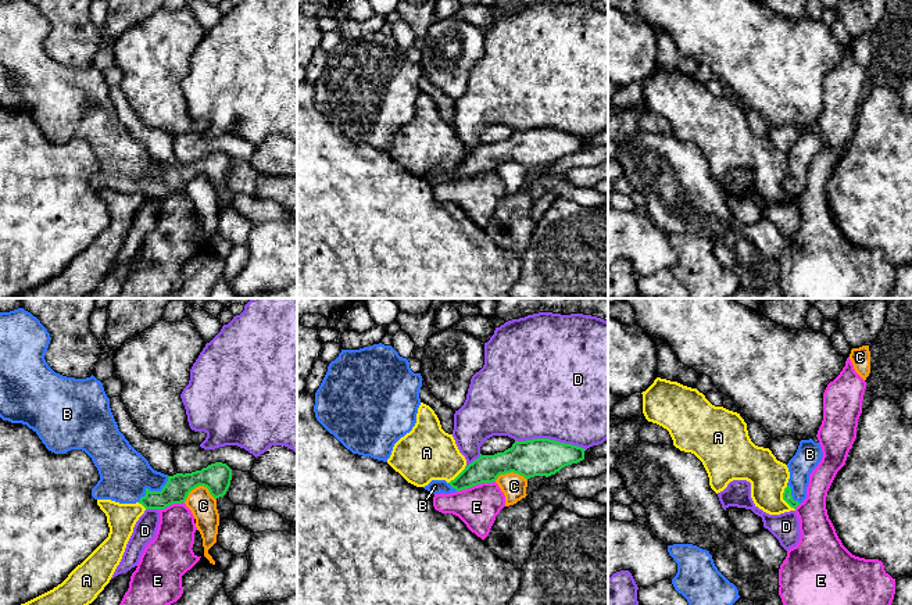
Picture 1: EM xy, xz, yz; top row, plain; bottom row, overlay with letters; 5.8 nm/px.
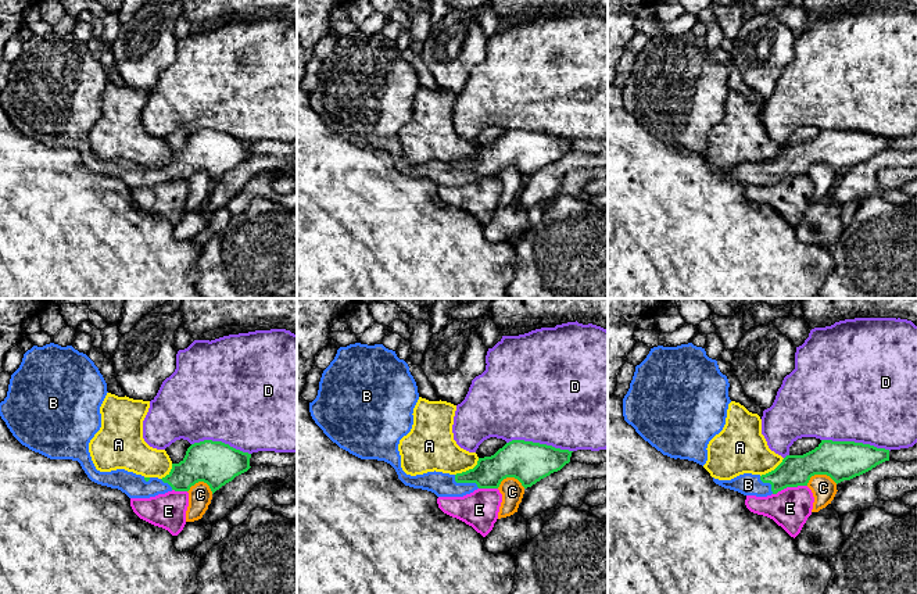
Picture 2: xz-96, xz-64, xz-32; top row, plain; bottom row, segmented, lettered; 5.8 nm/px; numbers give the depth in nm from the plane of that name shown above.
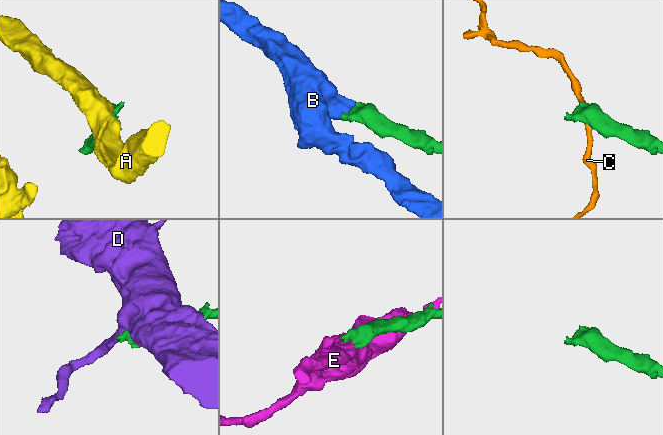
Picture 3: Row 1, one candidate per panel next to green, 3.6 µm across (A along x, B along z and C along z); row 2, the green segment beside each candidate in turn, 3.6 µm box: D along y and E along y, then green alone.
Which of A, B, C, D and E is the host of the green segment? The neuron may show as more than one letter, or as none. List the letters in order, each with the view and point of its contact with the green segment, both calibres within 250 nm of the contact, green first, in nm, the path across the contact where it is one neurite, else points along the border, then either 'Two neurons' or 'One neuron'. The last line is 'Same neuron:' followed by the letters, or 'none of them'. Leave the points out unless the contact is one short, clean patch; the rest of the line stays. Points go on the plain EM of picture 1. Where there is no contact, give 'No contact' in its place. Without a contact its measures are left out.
A: Touches green at yz (783, 188). Thickness 60 nm (green) against 220 nm. Boundary: yz (786, 175), (783, 188), (794, 199). Two neurons
B: Touches green at xy (154, 181). Thickness 140 nm (green) against 300 nm. Path across: xy (175, 181), (154, 181), (132, 169), (125, 163). One neuron
C: Touches green at xy (199, 174). Thickness 160 nm (green) against 160 nm. Boundary: xy (215, 189), (206, 176), (196, 175), (183, 190). Two neurons
D: Touches green at xz (549, 128). Thickness 220 nm (green) against 500 nm. Two neurons
E: Touches green at xz (475, 174). Thickness 160 nm (green) against 240 nm. Boundary: xz (494, 169), (457, 181). Two neurons
Same neuron: B

